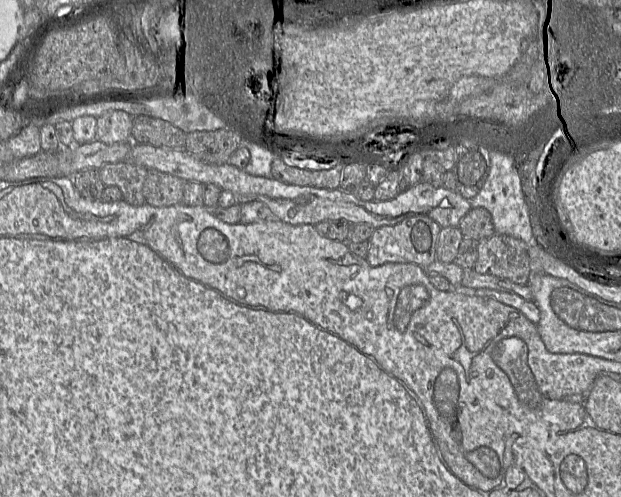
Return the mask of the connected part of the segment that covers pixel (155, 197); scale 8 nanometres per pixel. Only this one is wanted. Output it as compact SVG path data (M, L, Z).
M146 170L142 186L143 196L148 205L168 207L181 203L185 181L167 173Z

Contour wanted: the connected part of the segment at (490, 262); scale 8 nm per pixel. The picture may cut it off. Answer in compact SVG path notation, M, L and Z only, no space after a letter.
M502 234L477 242L477 260L473 270L479 274L492 275L499 279L508 279L516 284L527 285L530 276L529 246L522 240Z

